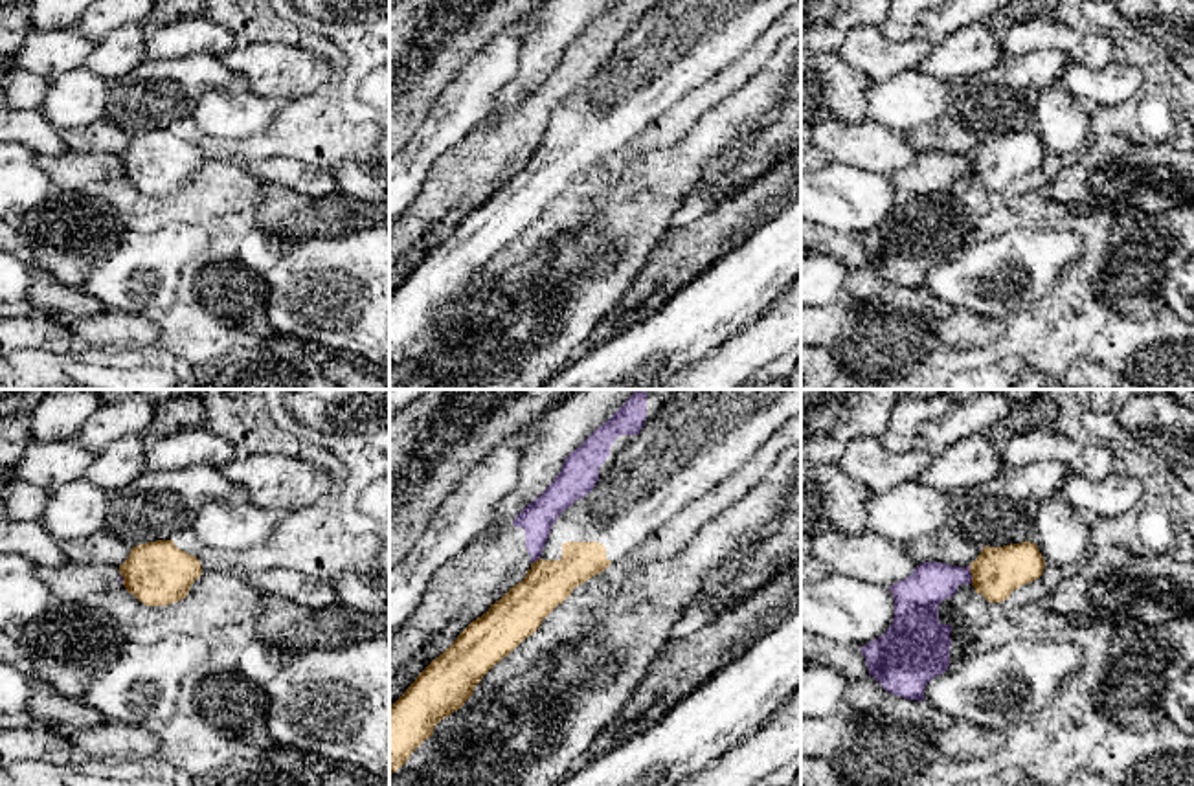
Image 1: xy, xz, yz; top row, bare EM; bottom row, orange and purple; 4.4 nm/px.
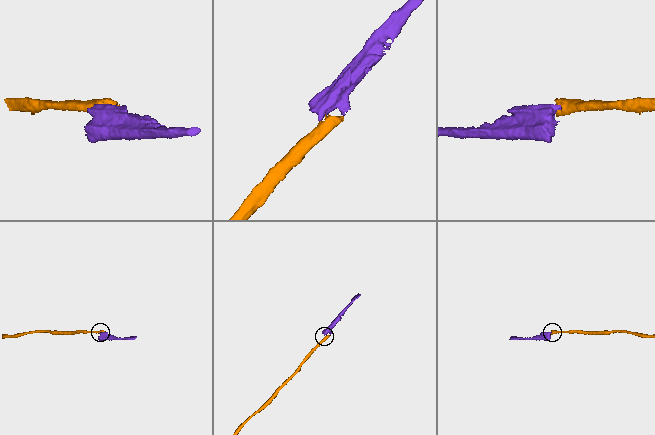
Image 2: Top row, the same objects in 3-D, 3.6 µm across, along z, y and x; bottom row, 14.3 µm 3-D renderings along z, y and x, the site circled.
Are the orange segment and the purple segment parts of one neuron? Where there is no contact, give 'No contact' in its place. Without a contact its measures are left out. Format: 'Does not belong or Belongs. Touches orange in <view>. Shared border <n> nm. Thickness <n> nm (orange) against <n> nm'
Does not belong. Touches orange in yz. Shared border 80 nm. Thickness 220 nm (orange) against 190 nm

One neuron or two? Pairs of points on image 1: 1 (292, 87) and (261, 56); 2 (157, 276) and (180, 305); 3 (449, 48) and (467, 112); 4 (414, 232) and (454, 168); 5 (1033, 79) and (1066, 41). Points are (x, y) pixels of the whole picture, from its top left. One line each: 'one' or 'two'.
1: one
2: two
3: two
4: one
5: two

